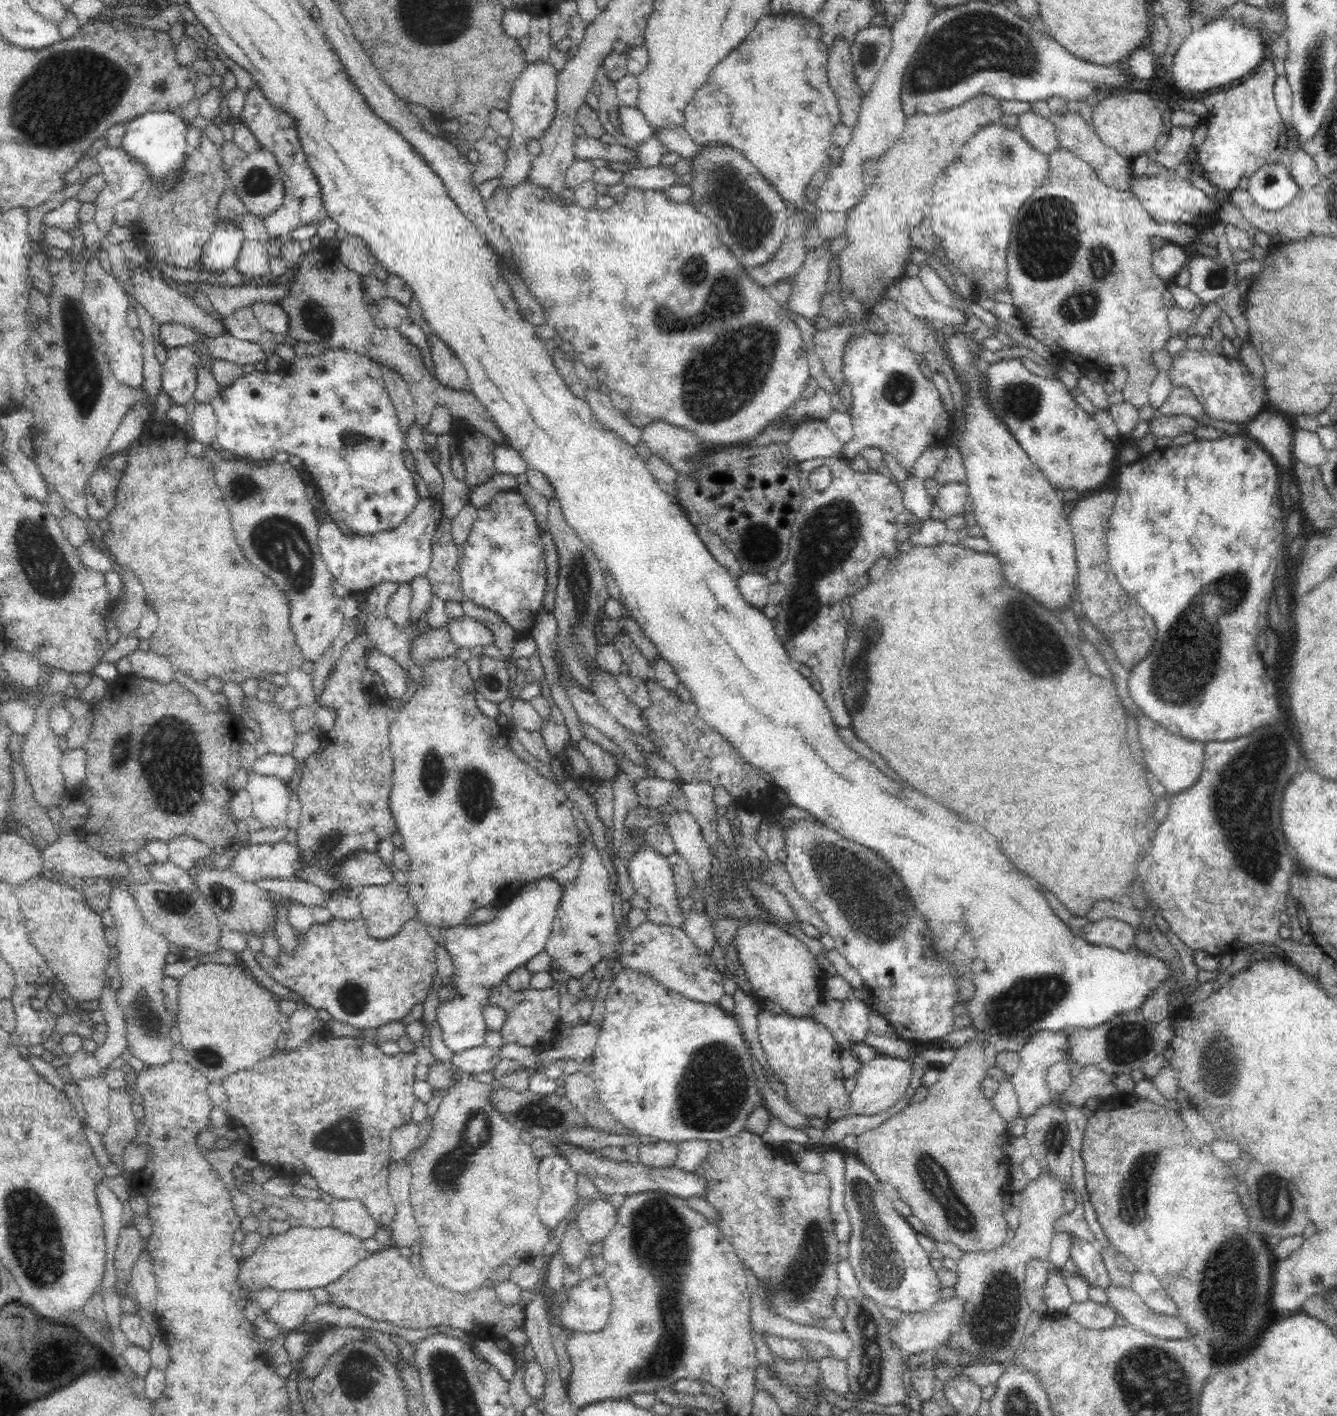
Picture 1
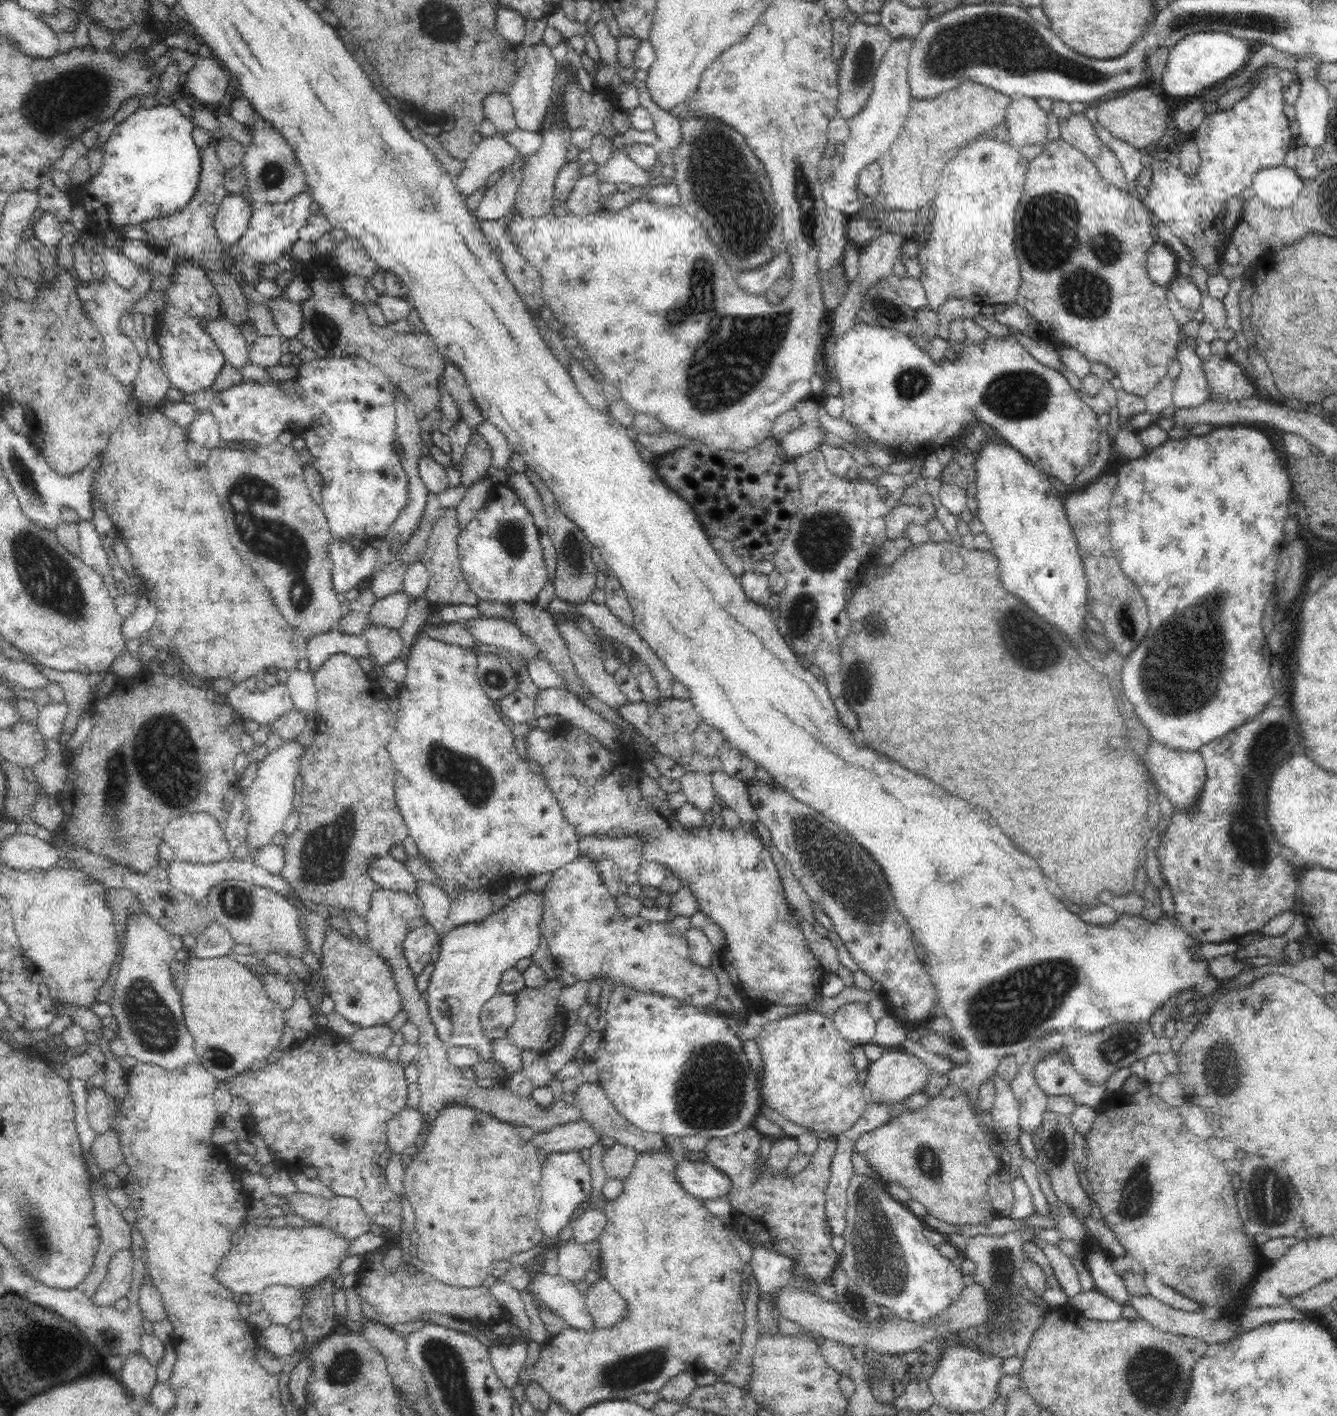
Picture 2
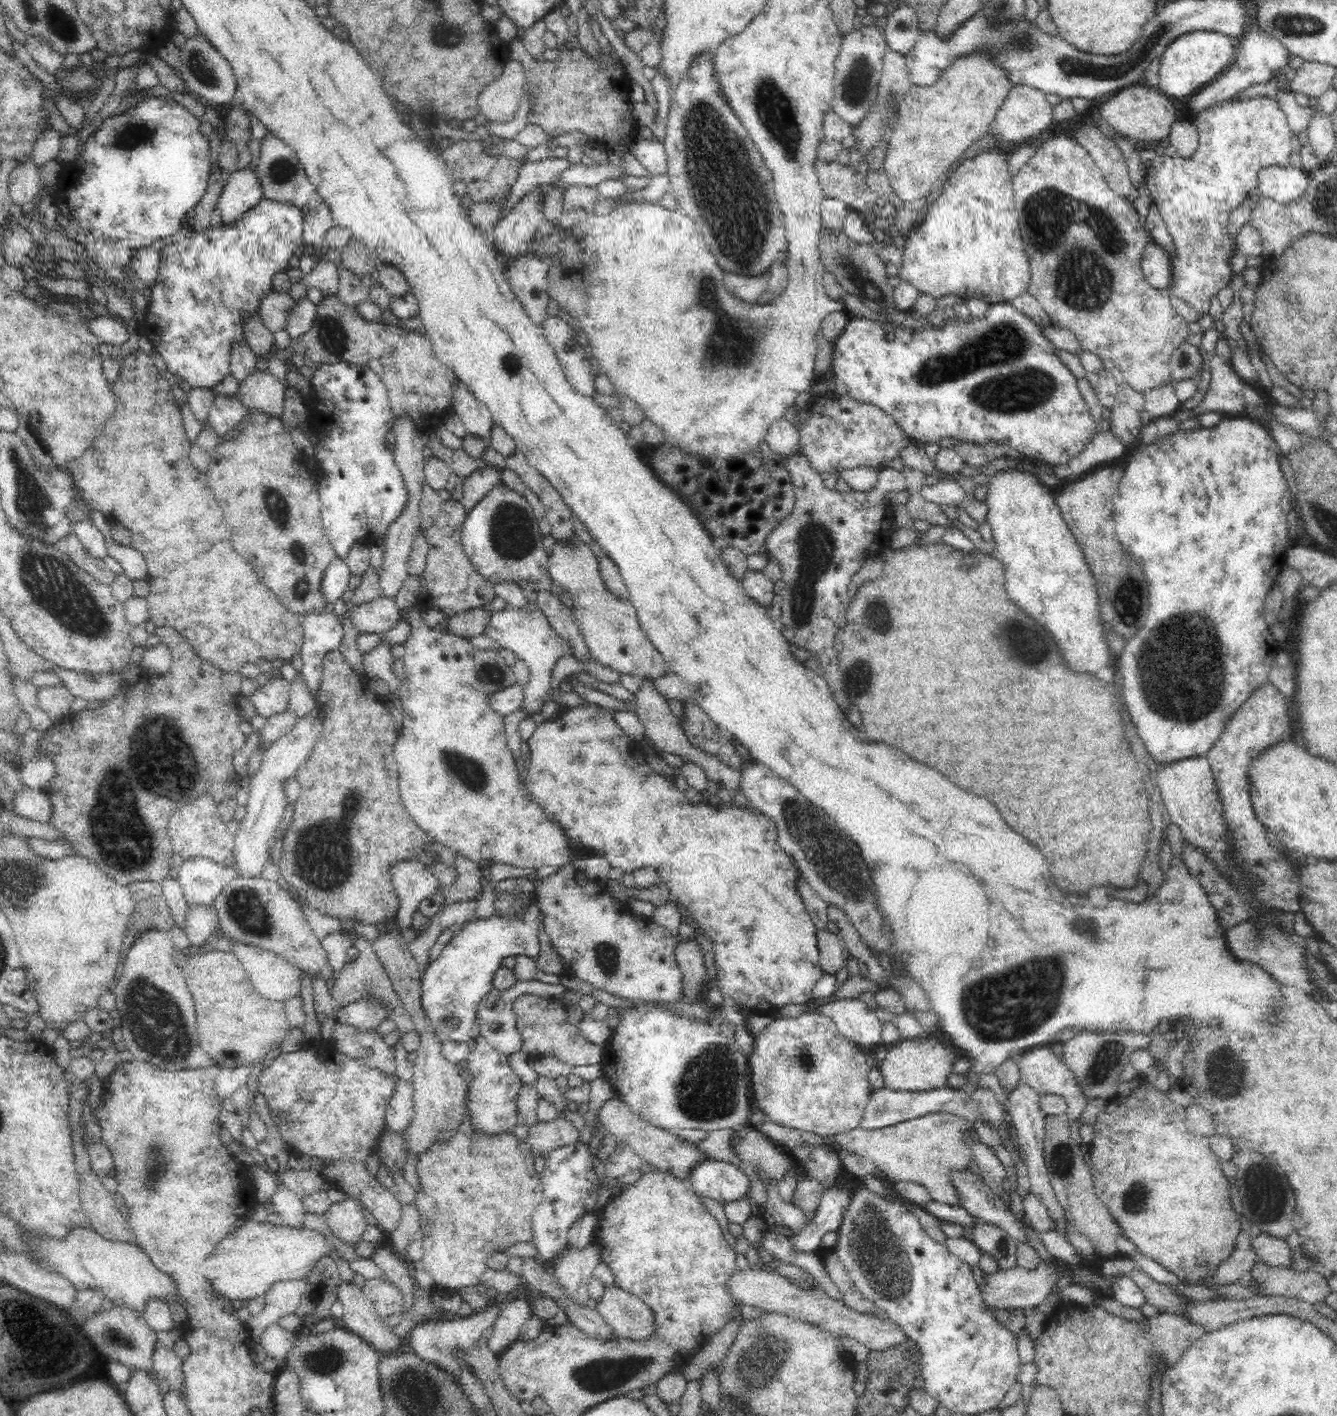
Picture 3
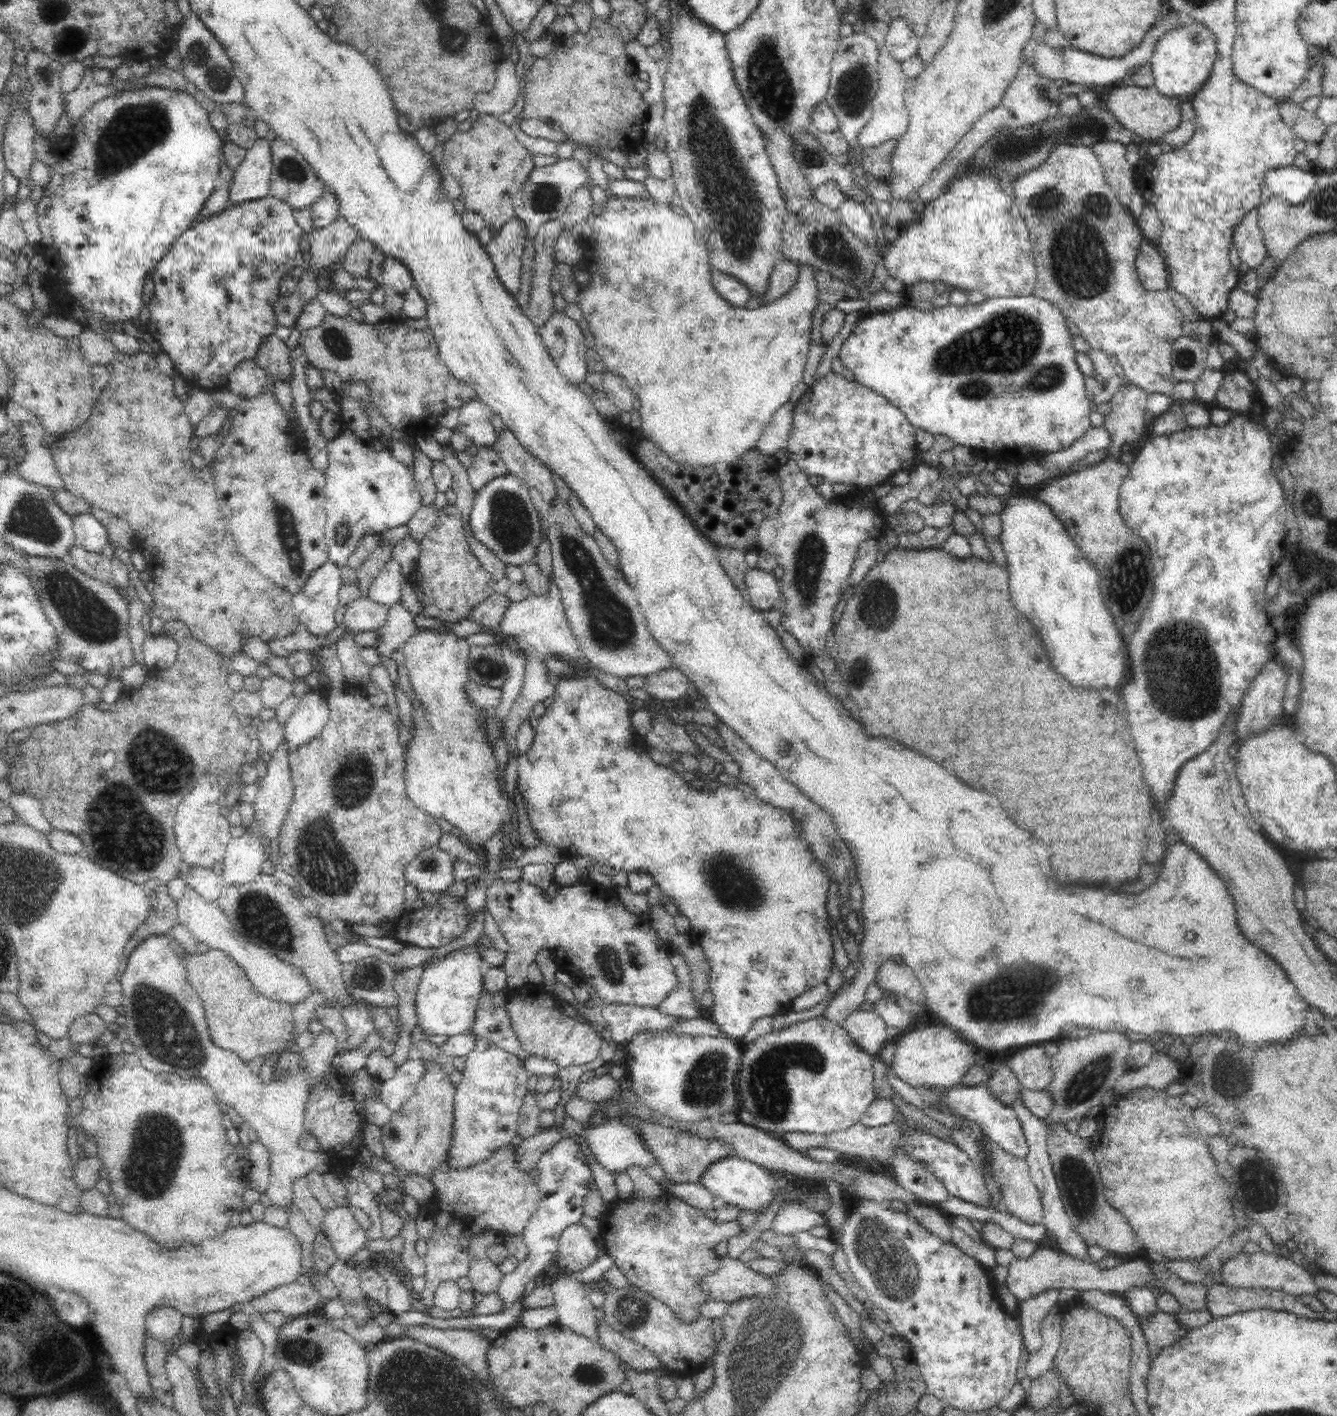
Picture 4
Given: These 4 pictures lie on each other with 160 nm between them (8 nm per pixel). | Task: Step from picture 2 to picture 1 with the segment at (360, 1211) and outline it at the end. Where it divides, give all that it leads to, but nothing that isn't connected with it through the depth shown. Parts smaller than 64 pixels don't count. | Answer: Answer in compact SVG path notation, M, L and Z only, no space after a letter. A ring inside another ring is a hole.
M335 1199L329 1205L333 1212L333 1226L362 1241L374 1237L380 1227L358 1199Z

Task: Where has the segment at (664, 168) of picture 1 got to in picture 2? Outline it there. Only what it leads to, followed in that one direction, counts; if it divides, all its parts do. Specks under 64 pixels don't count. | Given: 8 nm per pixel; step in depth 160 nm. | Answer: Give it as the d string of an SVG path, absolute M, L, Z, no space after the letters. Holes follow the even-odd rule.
M631 127L622 136L615 135L613 139L613 151L610 158L600 167L596 175L598 180L602 182L610 182L618 184L626 182L630 186L646 186L649 184L651 177L650 171L640 168L632 159L622 151L626 146L626 142L640 142L640 140L648 140L648 132L638 132Z

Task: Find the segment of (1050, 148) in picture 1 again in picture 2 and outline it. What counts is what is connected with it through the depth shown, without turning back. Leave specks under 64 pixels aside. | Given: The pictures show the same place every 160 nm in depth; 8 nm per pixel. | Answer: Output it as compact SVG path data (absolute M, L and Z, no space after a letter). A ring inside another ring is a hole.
M1012 98L1005 124L1009 130L1010 143L1014 146L1048 144L1047 112L1040 109L1032 98Z

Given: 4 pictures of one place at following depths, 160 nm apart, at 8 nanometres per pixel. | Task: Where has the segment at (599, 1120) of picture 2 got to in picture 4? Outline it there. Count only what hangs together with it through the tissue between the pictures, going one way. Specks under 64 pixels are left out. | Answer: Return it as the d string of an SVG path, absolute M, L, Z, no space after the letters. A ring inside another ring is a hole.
M620 1112L617 1115L617 1120L624 1125L632 1127L640 1135L644 1147L652 1153L655 1164L662 1168L667 1180L678 1184L696 1183L710 1164L714 1164L714 1162L722 1160L722 1158L735 1156L732 1146L722 1141L706 1140L700 1138L698 1135L677 1128L646 1122L627 1112Z

